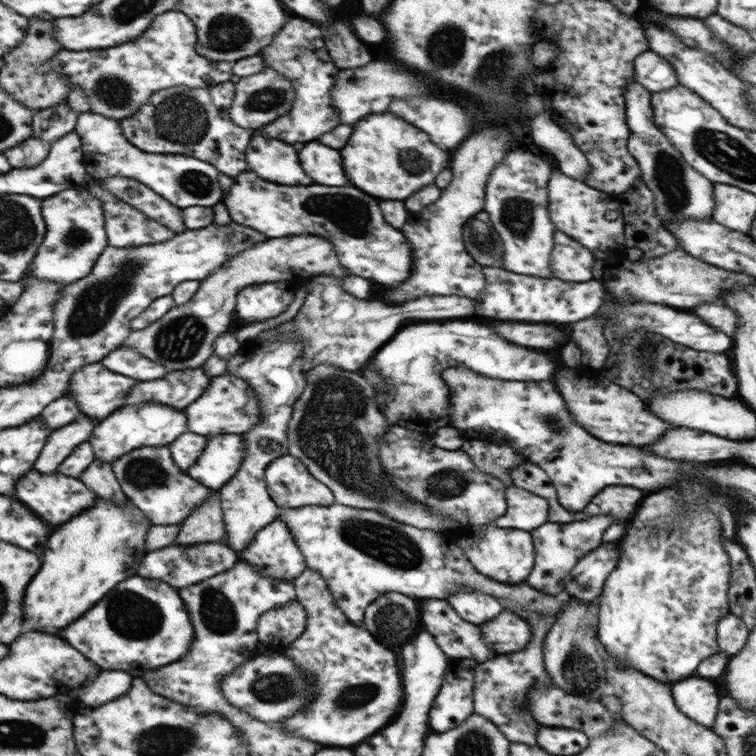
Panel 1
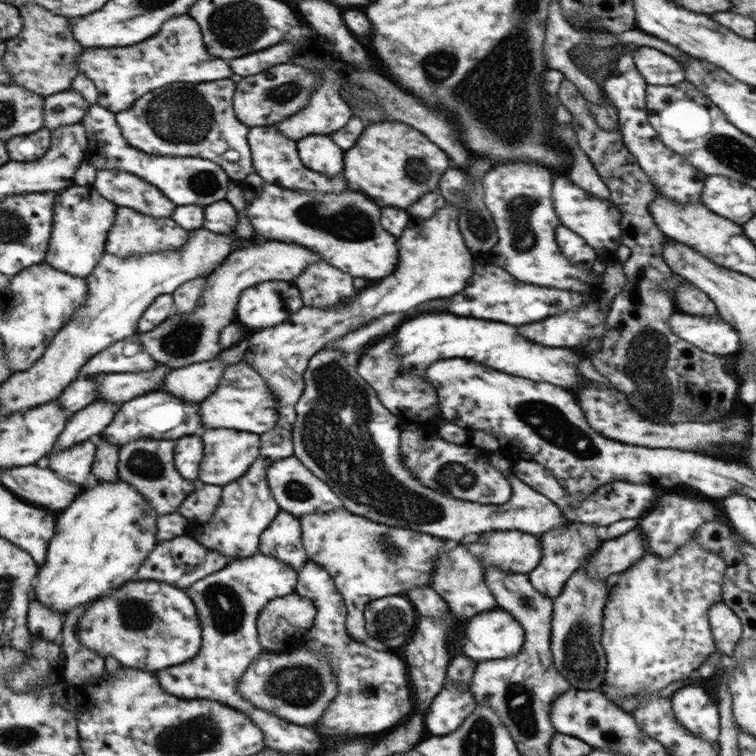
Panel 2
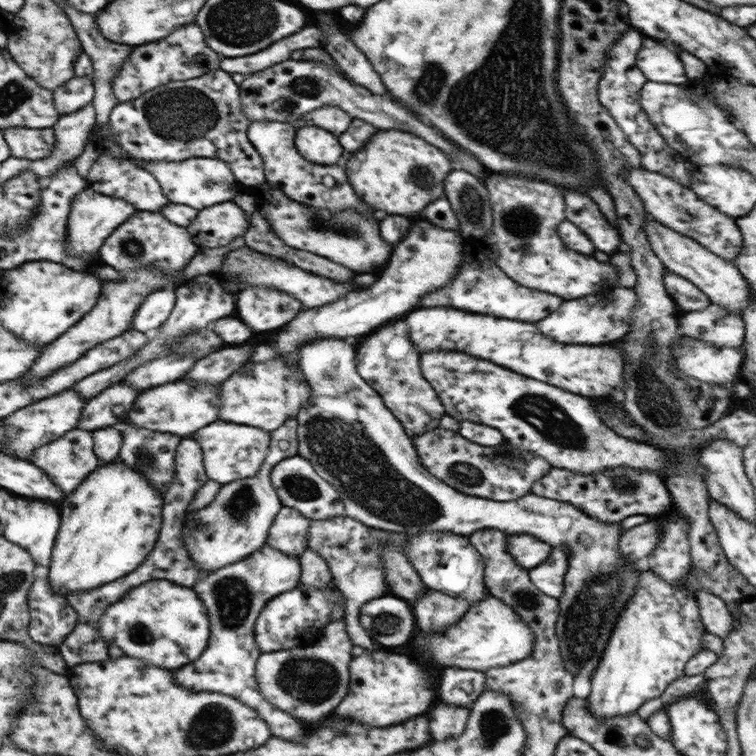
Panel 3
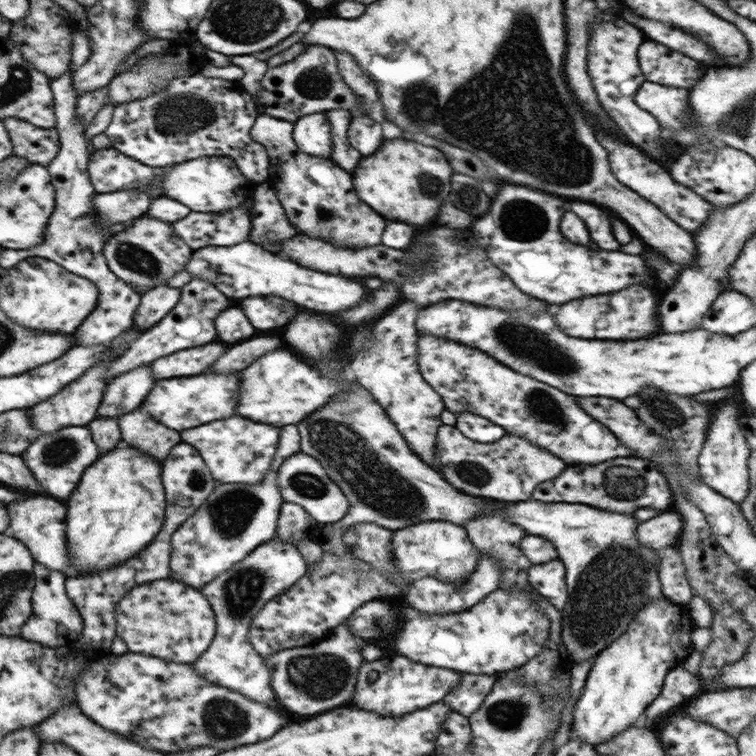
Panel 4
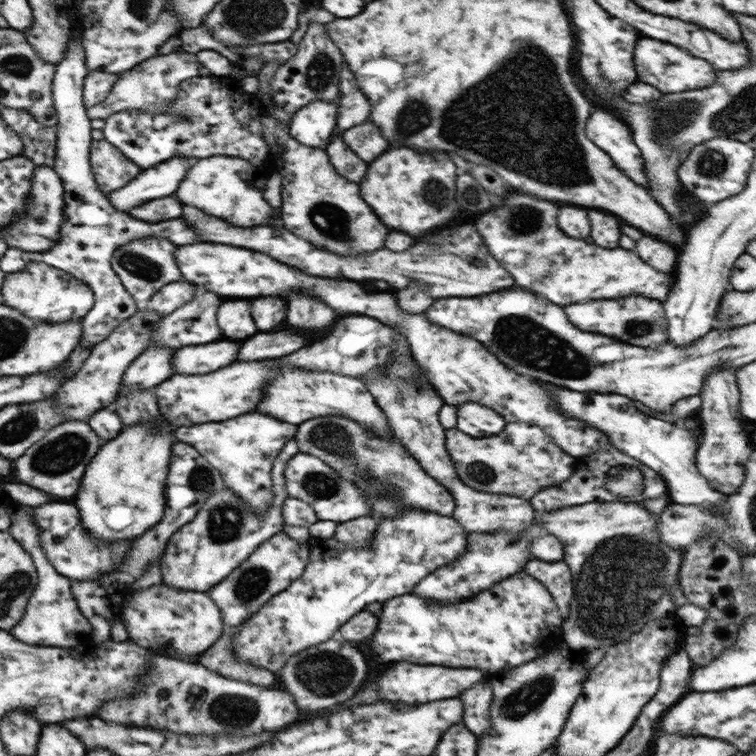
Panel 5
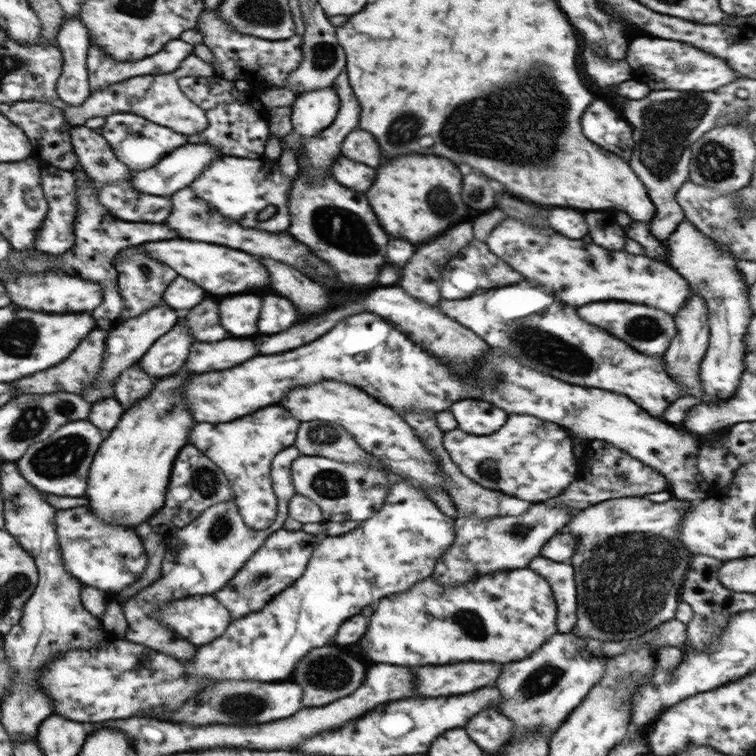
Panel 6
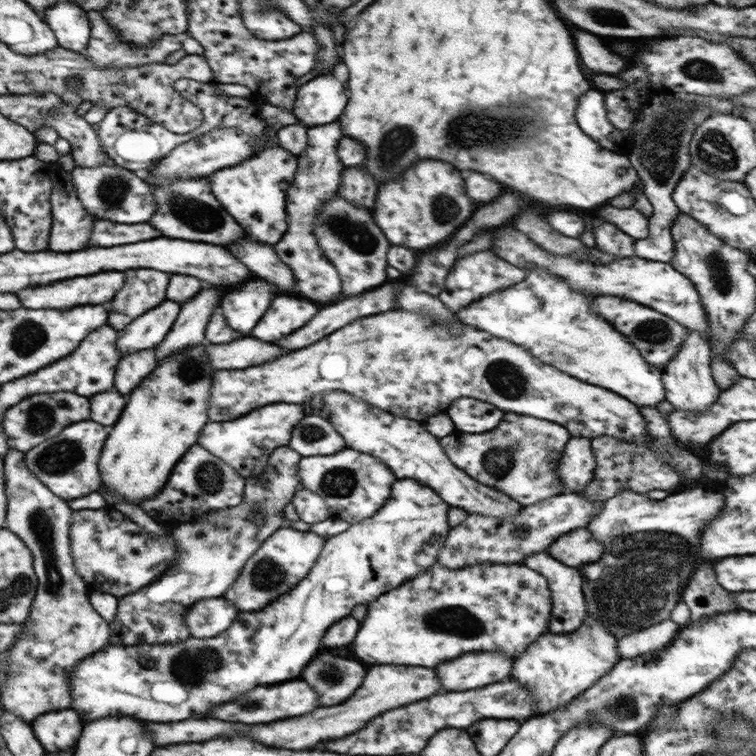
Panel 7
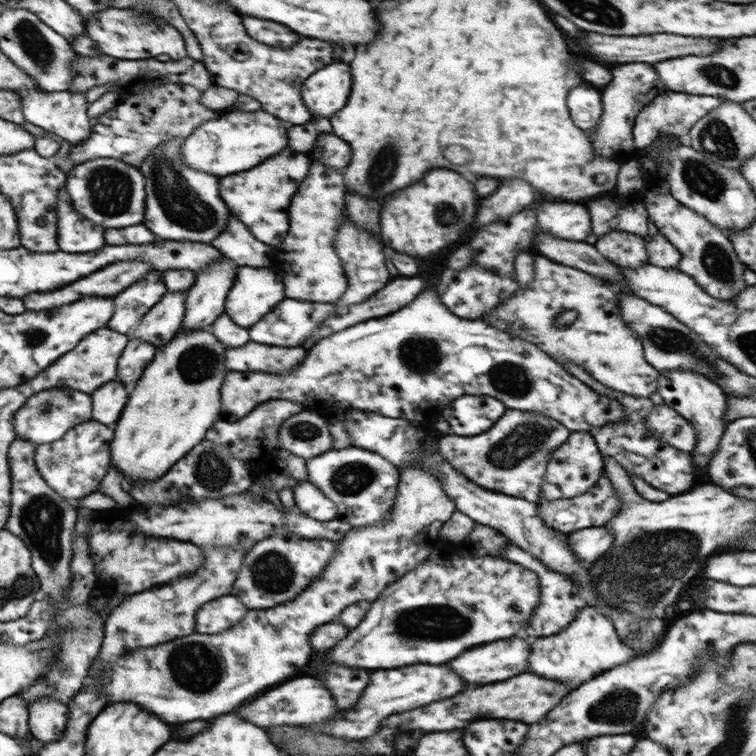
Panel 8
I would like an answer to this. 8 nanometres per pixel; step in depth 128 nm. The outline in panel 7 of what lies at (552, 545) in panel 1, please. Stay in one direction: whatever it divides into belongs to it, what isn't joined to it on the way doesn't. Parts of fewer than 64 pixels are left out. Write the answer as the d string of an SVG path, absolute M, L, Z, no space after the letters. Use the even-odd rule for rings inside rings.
M535 552L527 556L523 562L528 568L534 569L546 578L551 590L553 607L551 610L548 634L558 635L576 631L587 617L586 599L582 590L582 574L576 567L569 567L552 558L548 552Z

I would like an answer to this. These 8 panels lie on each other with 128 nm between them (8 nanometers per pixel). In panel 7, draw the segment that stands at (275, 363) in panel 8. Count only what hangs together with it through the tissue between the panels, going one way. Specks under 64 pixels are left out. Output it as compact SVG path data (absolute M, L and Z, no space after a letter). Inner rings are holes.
M240 338L226 344L206 343L205 350L214 368L246 368L286 354L286 350L256 338Z

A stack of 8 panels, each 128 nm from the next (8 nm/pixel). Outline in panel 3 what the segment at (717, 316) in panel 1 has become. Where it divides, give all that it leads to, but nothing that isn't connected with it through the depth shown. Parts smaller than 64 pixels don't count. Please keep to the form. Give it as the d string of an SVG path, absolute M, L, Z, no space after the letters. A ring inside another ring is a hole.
M669 270L664 273L663 280L666 292L681 312L702 311L711 305L710 299L698 287Z

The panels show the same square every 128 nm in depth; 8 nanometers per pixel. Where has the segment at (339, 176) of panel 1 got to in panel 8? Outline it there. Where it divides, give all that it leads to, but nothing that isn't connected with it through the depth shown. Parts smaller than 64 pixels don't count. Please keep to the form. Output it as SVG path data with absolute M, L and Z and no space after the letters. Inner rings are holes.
M336 62L314 72L301 88L309 114L330 118L344 108L352 88L350 66Z

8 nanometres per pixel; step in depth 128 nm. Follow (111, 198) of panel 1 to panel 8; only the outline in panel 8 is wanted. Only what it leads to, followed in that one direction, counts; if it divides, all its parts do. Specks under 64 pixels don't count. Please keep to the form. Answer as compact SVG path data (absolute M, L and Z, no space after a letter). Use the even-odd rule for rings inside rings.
M163 271L147 272L144 278L113 297L114 312L108 328L127 335L141 318L167 293Z

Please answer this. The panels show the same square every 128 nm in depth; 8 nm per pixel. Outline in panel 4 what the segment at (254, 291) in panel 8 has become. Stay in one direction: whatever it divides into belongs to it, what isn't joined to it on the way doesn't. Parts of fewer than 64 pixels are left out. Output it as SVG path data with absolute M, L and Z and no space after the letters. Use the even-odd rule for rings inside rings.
M228 308L220 313L215 320L215 329L219 342L226 342L232 345L232 342L252 338L256 334L256 328L248 322L244 312L240 308Z

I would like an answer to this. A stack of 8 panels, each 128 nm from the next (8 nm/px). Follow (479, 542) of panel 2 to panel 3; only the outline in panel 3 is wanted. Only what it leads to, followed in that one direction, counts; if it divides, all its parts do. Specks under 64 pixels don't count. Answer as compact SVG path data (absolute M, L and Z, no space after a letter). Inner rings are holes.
M512 535L507 540L508 552L522 568L531 569L551 555L552 546L532 535Z

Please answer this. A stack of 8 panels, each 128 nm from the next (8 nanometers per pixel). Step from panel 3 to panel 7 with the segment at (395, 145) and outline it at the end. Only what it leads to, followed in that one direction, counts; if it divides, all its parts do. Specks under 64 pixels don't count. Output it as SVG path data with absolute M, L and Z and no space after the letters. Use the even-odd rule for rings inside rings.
M422 160L380 186L372 214L390 244L426 250L448 240L473 217L474 204L467 195L464 179L454 166L440 160Z

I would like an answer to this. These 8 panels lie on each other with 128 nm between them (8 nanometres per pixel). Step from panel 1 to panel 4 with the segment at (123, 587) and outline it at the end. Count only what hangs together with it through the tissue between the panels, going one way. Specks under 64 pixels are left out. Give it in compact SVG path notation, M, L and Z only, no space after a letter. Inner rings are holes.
M172 578L133 586L116 607L116 635L128 646L128 652L166 658L177 664L192 665L210 647L216 634L216 618L212 607L199 589Z

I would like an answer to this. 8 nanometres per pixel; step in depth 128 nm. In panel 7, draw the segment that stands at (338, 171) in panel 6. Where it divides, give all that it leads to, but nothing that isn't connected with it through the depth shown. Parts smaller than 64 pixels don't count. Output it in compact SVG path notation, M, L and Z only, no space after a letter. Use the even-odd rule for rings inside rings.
M361 166L344 168L338 192L338 195L345 198L344 200L372 212L374 204L376 204L376 200L374 200L376 190L378 190L378 186L376 186L374 178L364 168Z

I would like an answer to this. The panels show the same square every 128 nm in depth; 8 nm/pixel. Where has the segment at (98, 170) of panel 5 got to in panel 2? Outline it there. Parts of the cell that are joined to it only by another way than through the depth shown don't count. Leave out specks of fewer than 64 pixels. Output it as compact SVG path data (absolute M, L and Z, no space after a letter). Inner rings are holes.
M97 171L92 186L110 203L147 216L168 219L176 211L176 204L161 190L128 172Z

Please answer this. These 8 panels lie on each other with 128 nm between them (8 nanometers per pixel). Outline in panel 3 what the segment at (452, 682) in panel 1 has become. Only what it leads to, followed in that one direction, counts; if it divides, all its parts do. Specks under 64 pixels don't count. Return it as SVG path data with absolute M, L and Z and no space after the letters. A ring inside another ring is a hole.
M436 702L428 711L431 737L438 741L458 738L464 732L471 710L468 707Z

